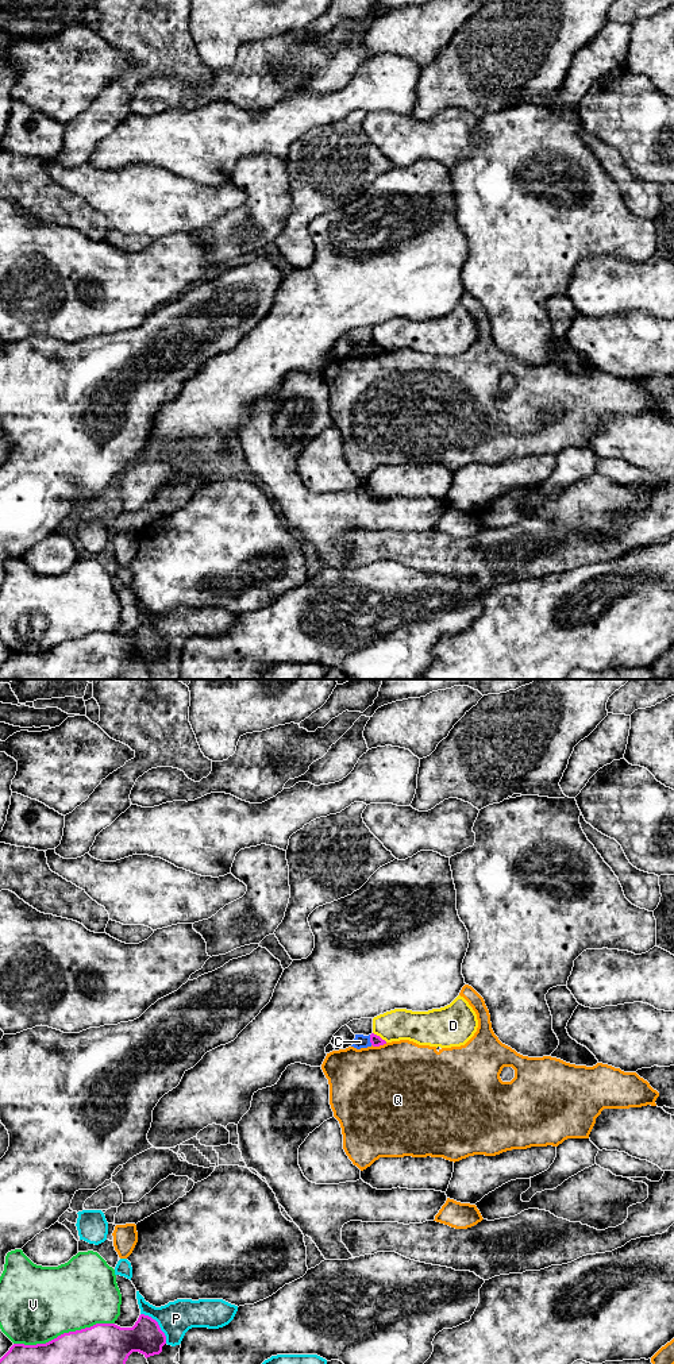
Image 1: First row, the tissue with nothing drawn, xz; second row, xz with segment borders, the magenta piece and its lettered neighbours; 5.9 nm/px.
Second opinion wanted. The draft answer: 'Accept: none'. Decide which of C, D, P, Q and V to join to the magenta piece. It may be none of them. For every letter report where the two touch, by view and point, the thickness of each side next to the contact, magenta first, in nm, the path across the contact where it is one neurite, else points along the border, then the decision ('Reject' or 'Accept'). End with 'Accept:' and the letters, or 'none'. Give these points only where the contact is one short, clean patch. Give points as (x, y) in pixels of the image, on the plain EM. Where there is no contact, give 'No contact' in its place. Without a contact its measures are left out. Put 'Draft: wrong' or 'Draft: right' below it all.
C: Touches magenta at xz (370, 349). Thickness 70 nm (magenta) against 80 nm. Boundary: xz (369, 343), (372, 353). Reject
D: Touches magenta at xz (378, 345). Thickness 70 nm (magenta) against 190 nm. Reject
P: Touches magenta at xz (158, 634). Thickness 200 nm (magenta) against 200 nm. Reject
Q: Touches magenta at xz (378, 354). Thickness 70 nm (magenta) against 500 nm. Reject
V: Touches magenta at xz (64, 642). Thickness 480 nm (magenta) against 460 nm. Reject
Accept: none
Draft: right

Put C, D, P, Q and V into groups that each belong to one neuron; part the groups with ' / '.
C / D / P / Q / V

